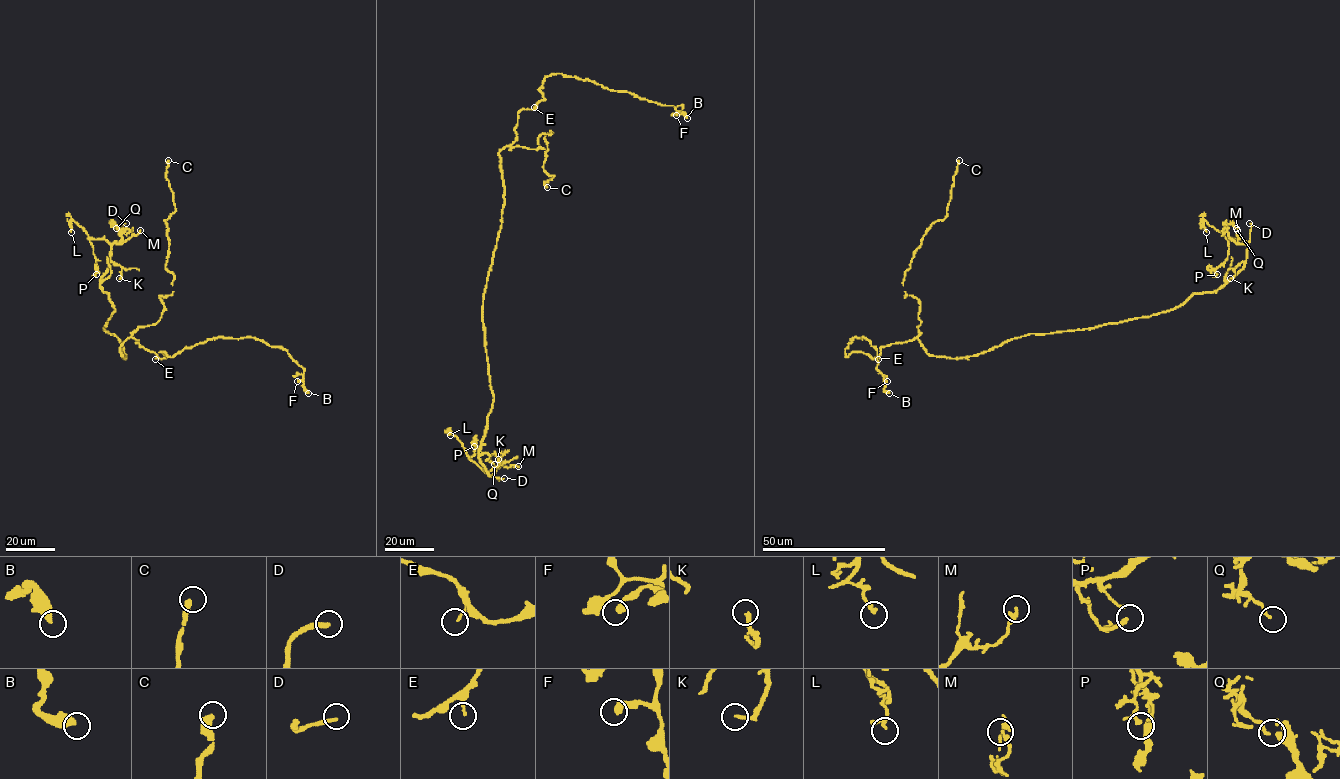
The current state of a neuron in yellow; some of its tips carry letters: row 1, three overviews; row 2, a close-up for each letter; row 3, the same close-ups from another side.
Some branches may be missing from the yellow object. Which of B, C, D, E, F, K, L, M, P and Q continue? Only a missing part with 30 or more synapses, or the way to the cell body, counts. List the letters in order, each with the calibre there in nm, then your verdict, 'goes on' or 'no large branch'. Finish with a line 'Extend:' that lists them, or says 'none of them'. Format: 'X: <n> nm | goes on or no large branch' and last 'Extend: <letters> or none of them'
B: 440 nm | no large branch
C: 360 nm | goes on
D: 240 nm | goes on
E: 120 nm | no large branch
F: 360 nm | no large branch
K: 190 nm | no large branch
L: 200 nm | no large branch
M: 200 nm | no large branch
P: 240 nm | no large branch
Q: 130 nm | no large branch
Extend: C, D

